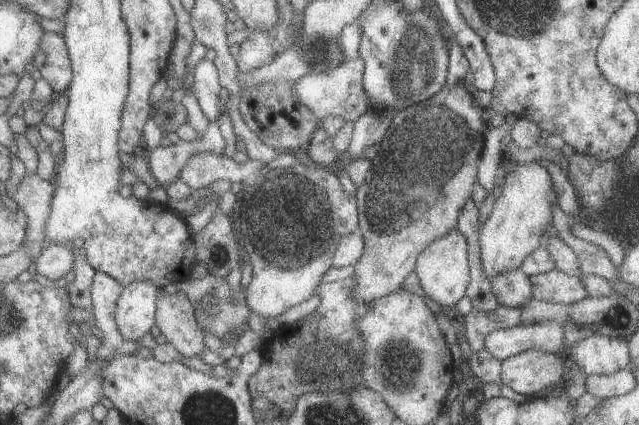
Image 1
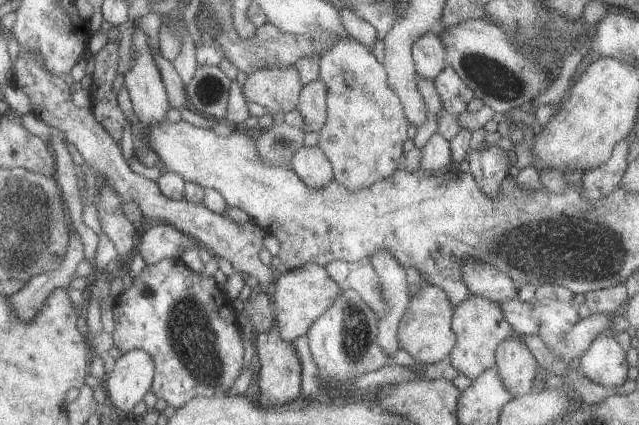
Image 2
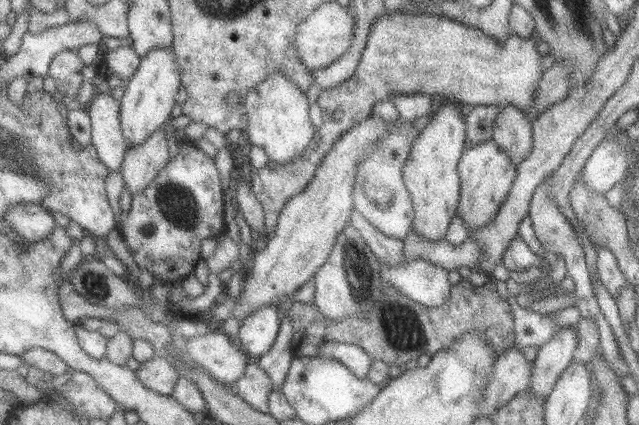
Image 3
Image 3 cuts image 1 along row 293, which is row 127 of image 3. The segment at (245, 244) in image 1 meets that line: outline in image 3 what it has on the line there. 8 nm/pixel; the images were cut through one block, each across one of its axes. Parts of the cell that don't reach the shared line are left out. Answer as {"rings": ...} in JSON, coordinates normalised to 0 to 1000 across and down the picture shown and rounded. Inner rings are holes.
{"rings":[[[429,169],[419,184],[402,198],[394,214],[388,214],[380,240],[388,266],[388,292],[383,304],[394,346],[404,344],[416,358],[416,367],[430,386],[454,386],[463,367],[469,367],[488,320],[493,296],[482,268],[485,247],[479,219],[463,207],[449,179]]]}

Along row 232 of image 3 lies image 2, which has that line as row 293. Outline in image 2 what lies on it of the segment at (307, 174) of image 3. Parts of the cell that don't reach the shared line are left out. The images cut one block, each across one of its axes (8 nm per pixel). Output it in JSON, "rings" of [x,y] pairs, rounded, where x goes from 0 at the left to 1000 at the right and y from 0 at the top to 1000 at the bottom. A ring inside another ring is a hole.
{"rings":[[[38,118],[22,146],[20,198],[47,231],[52,266],[59,278],[69,282],[72,294],[83,296],[102,315],[105,332],[127,376],[144,391],[153,409],[163,412],[199,473],[214,475],[227,499],[227,508],[272,529],[283,544],[313,562],[316,574],[326,579],[330,595],[341,607],[354,607],[369,638],[402,654],[405,671],[401,682],[413,682],[421,694],[426,692],[429,668],[423,664],[429,654],[429,633],[413,624],[404,605],[404,593],[413,579],[410,567],[421,546],[393,518],[382,527],[366,522],[354,504],[341,504],[329,494],[319,478],[305,478],[291,466],[277,473],[261,464],[244,426],[203,395],[189,336],[166,306],[144,254],[119,249],[117,212],[113,200],[110,202],[110,193],[106,181],[86,176],[74,158],[70,136],[59,125]]]}

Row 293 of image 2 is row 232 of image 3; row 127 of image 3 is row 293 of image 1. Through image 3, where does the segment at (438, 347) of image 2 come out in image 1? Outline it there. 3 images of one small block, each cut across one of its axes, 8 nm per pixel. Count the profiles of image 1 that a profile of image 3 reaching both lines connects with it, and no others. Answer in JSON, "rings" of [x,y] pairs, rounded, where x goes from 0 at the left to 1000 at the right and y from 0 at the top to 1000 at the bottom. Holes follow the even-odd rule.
{"rings":[[[709,539],[695,558],[667,579],[659,602],[654,602],[648,638],[657,656],[657,673],[667,696],[685,713],[689,722],[710,720],[728,696],[736,661],[731,586],[731,562],[715,539]]]}

